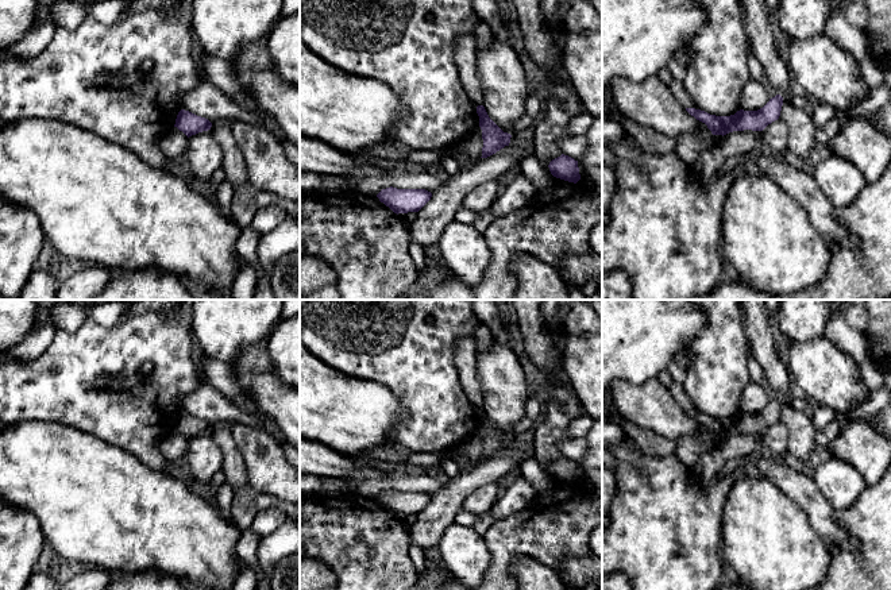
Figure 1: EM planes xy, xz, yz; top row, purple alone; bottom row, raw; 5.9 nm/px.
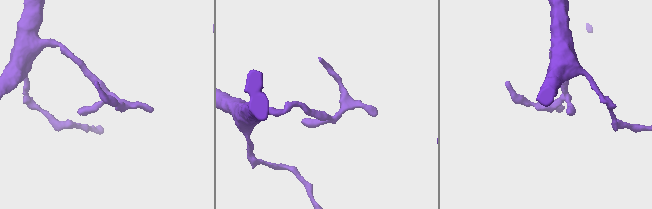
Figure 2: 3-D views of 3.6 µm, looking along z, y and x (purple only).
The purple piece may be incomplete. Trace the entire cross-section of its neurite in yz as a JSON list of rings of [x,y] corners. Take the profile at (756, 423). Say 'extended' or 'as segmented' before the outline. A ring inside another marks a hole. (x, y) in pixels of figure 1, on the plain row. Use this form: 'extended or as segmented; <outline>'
as segmented; [[[776,397],[757,413],[740,412],[730,419],[716,419],[695,410],[686,413],[697,423],[705,425],[713,437],[726,437],[733,433],[763,433],[768,427],[778,423],[783,408],[783,400]]]

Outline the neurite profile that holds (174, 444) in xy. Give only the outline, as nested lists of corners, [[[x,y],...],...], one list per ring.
[[[171,429],[161,441],[161,451],[166,460],[182,460],[188,451],[188,439],[177,429]]]

